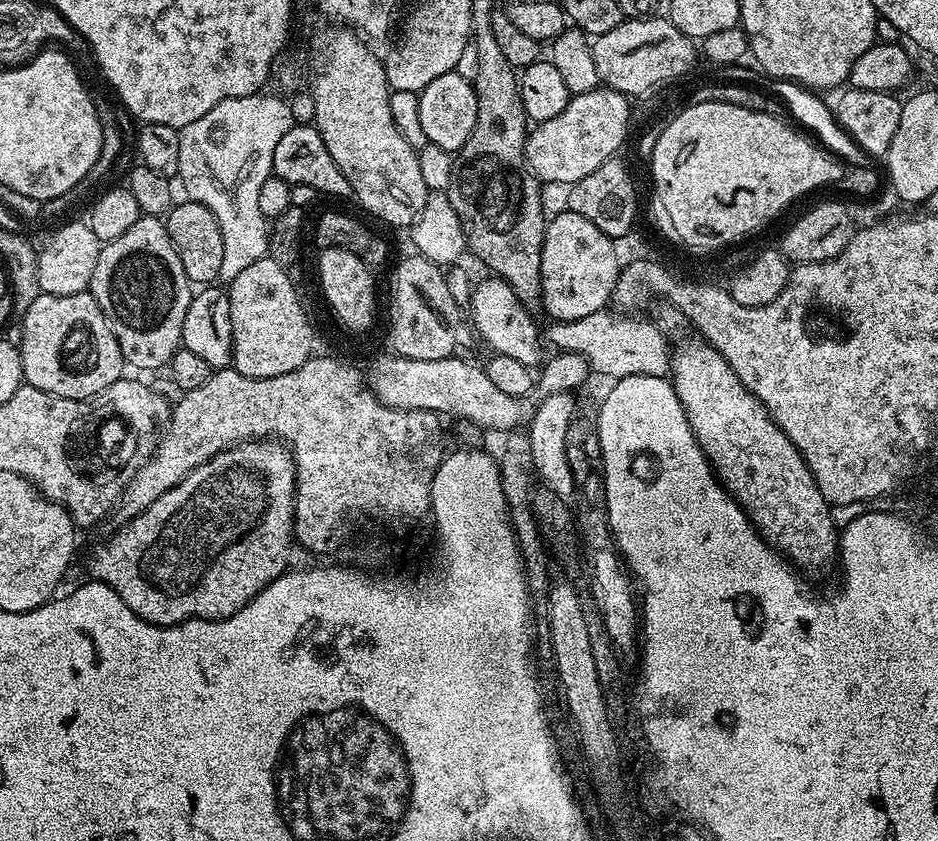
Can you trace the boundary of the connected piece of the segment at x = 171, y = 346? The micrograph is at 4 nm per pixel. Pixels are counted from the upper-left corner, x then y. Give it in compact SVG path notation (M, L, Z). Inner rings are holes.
M141 215L140 220L134 222L130 230L126 230L126 234L107 241L101 247L98 266L94 266L90 291L105 316L112 321L114 338L118 338L125 365L163 369L176 353L176 349L181 347L186 310L192 301L194 288L188 283L186 270L182 270L182 261L178 259L161 217Z

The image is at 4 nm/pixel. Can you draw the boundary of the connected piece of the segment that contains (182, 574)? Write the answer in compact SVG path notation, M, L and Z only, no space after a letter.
M261 438L258 440L245 440L234 444L224 452L219 452L214 458L210 458L202 466L190 470L182 482L178 482L162 498L150 502L142 514L138 514L127 524L117 527L116 533L101 546L96 552L96 557L92 560L93 581L109 584L144 620L151 624L181 624L184 620L225 620L228 616L233 616L246 602L250 602L258 595L263 588L272 580L277 580L284 575L288 564L288 547L294 544L294 521L296 519L296 463L292 461L292 453L281 441L275 438Z

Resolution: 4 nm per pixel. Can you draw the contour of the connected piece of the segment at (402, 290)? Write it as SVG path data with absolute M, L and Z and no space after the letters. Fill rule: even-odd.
M411 254L392 272L392 289L389 290L388 296L388 340L392 343L391 351L398 356L405 356L411 360L433 360L434 358L446 358L453 355L456 349L456 331L460 328L460 316L462 310L455 305L453 295L450 294L449 287L446 284L445 269L441 265L430 262L425 256L419 254Z

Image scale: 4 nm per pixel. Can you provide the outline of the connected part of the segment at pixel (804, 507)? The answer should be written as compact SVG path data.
M709 346L680 348L671 353L670 379L686 410L686 418L696 440L708 455L708 460L721 483L747 512L757 532L797 569L824 568L838 556L838 525L832 520L828 499L822 494L810 466L802 454L772 421L766 406L738 378L732 367Z

